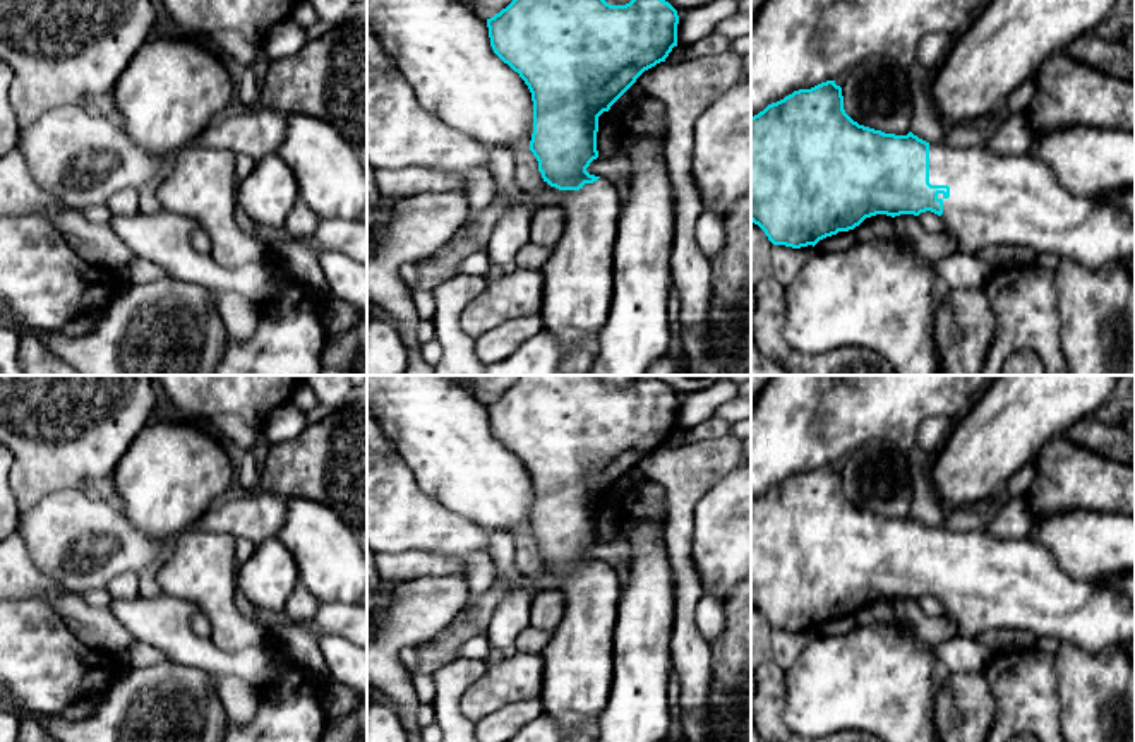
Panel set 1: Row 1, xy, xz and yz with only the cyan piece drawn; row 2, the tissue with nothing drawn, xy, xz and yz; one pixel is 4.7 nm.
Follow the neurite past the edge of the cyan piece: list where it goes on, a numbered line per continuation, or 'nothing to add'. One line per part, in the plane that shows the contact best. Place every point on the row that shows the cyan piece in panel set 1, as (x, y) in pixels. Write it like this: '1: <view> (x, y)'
1: yz (995, 199)

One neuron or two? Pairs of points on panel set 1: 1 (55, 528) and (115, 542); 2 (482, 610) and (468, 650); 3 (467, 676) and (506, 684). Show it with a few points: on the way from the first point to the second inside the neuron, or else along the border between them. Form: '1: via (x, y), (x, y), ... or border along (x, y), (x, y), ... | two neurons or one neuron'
1: via (71, 535), (83, 542), (100, 542) | one neuron
2: border along (484, 633), (468, 638), (456, 657) | two neurons
3: border along (486, 667), (462, 698), (463, 717) | two neurons

